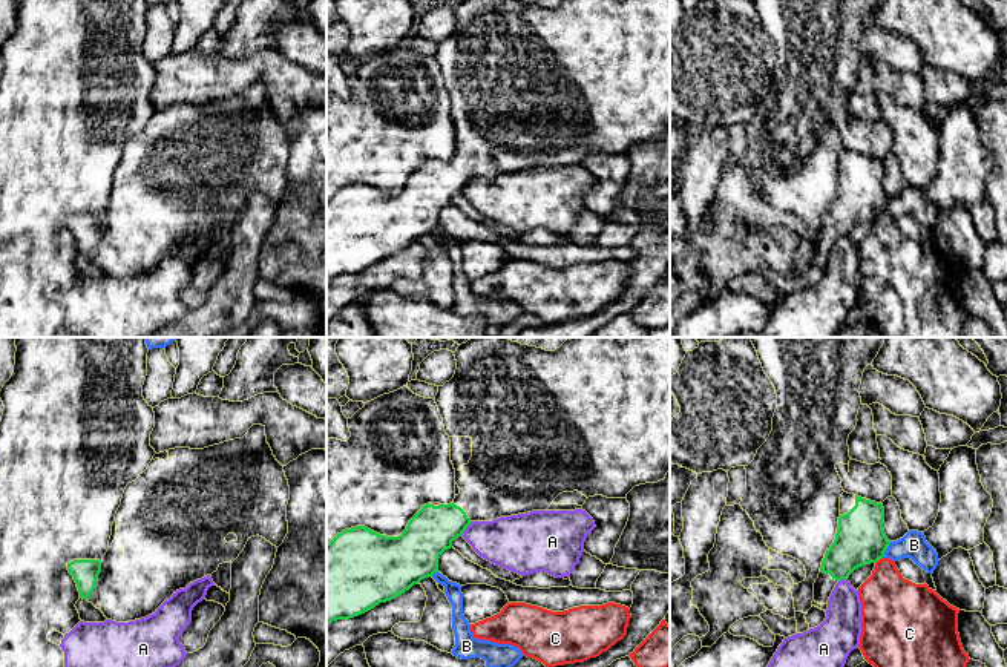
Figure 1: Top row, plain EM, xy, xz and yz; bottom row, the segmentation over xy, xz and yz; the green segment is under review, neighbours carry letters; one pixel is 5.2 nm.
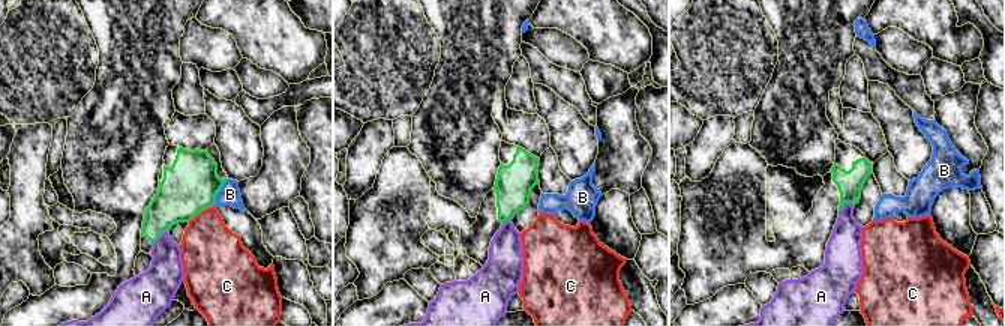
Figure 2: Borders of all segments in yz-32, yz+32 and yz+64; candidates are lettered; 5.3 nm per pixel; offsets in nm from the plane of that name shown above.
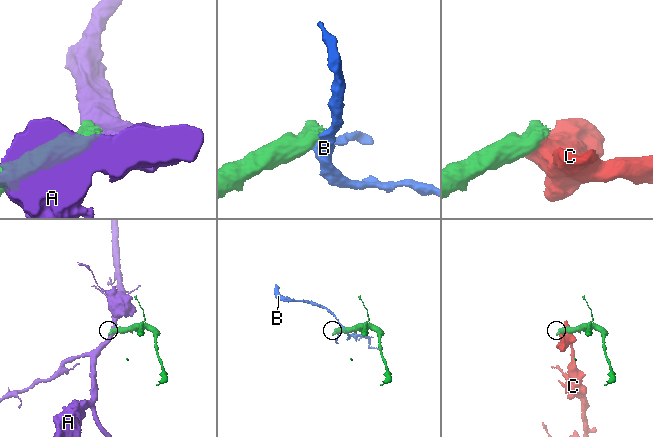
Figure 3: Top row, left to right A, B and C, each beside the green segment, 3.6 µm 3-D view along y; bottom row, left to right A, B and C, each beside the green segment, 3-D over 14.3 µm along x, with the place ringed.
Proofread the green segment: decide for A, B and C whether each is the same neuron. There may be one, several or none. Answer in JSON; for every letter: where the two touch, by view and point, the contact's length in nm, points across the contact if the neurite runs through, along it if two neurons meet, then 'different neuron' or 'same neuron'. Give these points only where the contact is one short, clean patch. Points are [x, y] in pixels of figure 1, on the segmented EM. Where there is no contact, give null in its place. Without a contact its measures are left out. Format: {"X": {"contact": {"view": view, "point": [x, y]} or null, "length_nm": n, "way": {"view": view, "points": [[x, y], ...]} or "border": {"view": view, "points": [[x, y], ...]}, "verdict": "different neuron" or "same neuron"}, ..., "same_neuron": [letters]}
{"A": {"contact": {"view": "xz", "point": [465, 529]}, "length_nm": 100, "border": {"view": "xz", "points": [[472, 522], [460, 535]]}, "verdict": "different neuron"}, "B": {"contact": {"view": "yz", "point": [886, 548]}, "length_nm": 90, "border": {"view": "yz", "points": [[891, 542], [883, 555]]}, "verdict": "different neuron"}, "C": {"contact": {"view": "yz", "point": [879, 558]}, "length_nm": 60, "border": {"view": "yz", "points": [[883, 555], [875, 563]]}, "verdict": "different neuron"}, "same_neuron": []}

